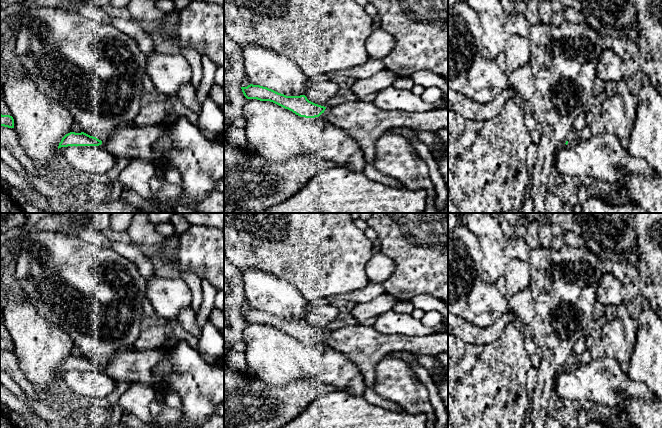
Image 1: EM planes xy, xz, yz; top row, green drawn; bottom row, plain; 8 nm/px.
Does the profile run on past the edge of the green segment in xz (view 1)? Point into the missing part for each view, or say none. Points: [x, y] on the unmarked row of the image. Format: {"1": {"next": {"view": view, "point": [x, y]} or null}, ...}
{"1": {"next": {"view": "xz", "point": [365, 346]}}}

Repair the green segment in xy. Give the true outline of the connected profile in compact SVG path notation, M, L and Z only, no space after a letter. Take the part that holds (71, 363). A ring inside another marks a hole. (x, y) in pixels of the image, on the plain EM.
M167 348L138 351L130 349L115 354L109 361L99 364L84 356L70 356L59 367L58 373L68 370L99 370L112 379L127 383L141 383L154 390L161 406L164 405L165 395L159 390L159 383L155 380L153 370L165 360Z

